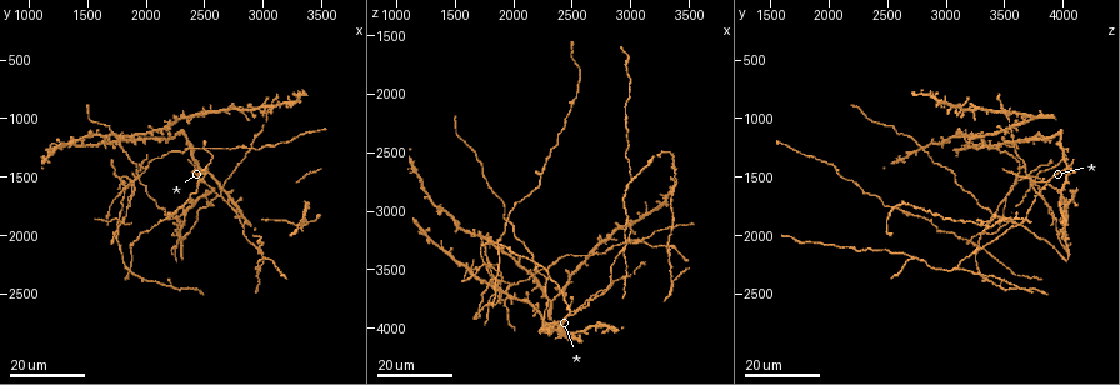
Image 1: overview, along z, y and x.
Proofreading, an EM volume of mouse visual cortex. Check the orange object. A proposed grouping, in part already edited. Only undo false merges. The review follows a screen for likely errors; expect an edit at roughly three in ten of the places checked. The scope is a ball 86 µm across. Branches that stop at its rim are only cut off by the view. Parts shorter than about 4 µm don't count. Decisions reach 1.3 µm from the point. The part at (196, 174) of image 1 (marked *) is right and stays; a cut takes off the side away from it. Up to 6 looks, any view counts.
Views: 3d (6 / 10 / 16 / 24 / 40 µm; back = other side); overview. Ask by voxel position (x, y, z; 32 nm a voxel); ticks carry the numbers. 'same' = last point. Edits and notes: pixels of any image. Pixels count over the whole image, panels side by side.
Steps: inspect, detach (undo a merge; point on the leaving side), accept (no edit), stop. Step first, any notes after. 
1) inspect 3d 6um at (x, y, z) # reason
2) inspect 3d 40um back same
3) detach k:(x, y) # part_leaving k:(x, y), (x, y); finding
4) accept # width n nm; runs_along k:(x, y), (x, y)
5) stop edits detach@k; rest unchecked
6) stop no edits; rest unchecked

inspect 3d 16um at (2320, 2040, 3960) # branch point

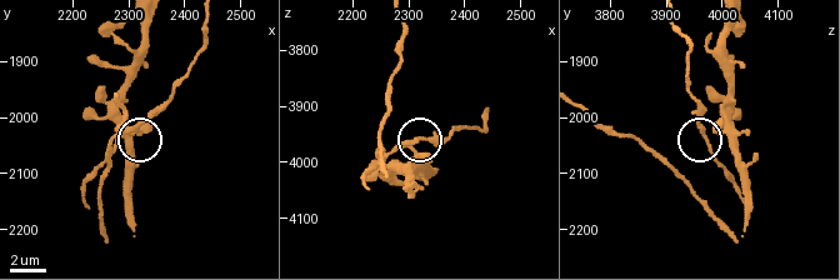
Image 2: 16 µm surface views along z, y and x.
inspect 3d 6um at (2310, 2015, 3965) # zoom in

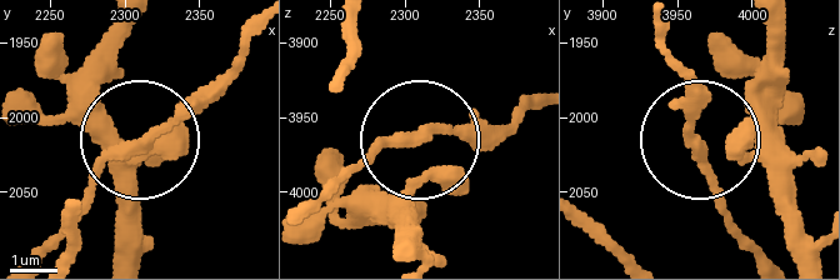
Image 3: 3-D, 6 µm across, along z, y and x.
inspect 3d 6um back at (2308, 2022, 3962) # other side

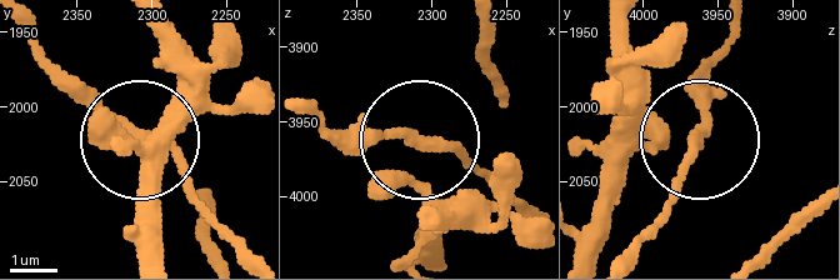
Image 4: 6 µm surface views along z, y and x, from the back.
accept # side_arm 7 um; runs_along 4:(735, 26), (700, 78), (700, 138), (651, 238); one cell here

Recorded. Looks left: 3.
inspect 3d 24um at (2620, 1640, 3780) # four or more arms meet

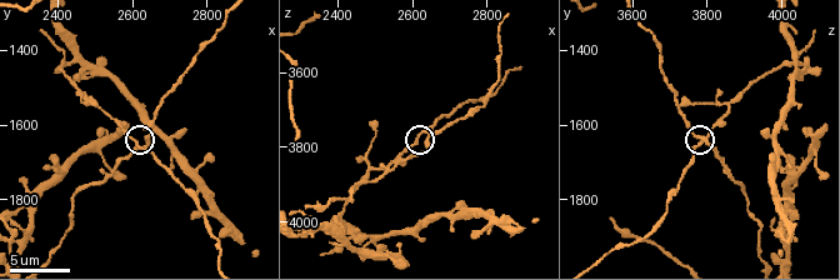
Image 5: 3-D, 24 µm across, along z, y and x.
inspect 3d 6um at (2610, 1650, 3790)

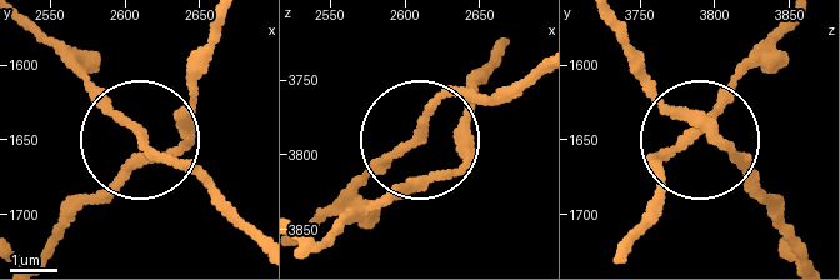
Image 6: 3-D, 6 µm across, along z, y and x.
inspect 3d 6um back at (2610, 1648, 3786)

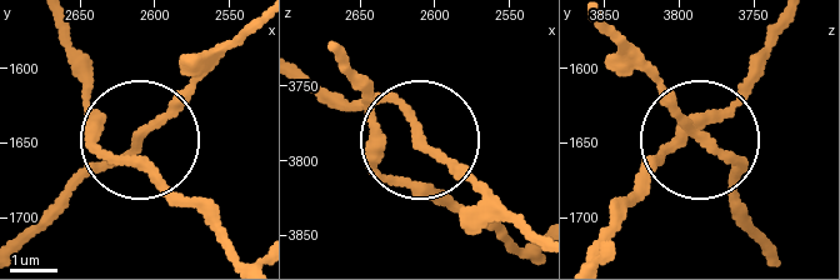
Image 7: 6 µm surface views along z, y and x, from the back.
accept # runs_along 7:(256, 23), (69, 198); continuous, no second cell

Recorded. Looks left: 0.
stop no edits; rest unchecked

